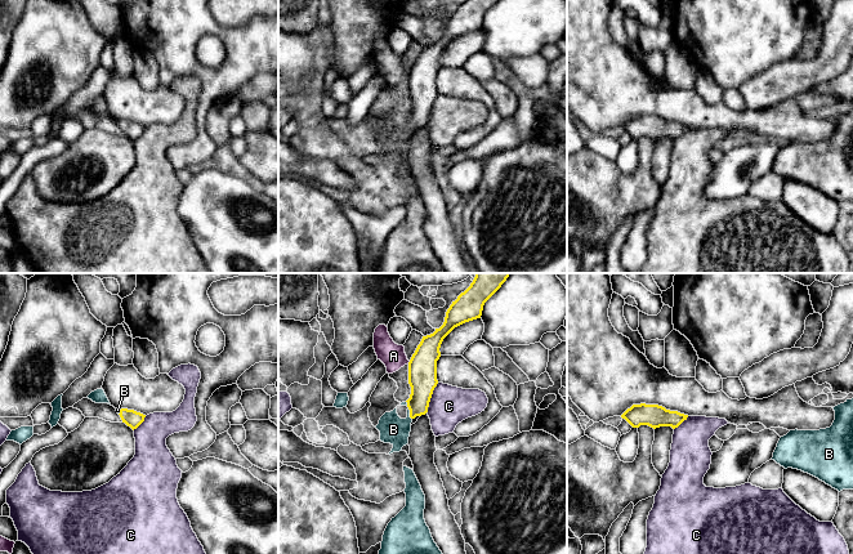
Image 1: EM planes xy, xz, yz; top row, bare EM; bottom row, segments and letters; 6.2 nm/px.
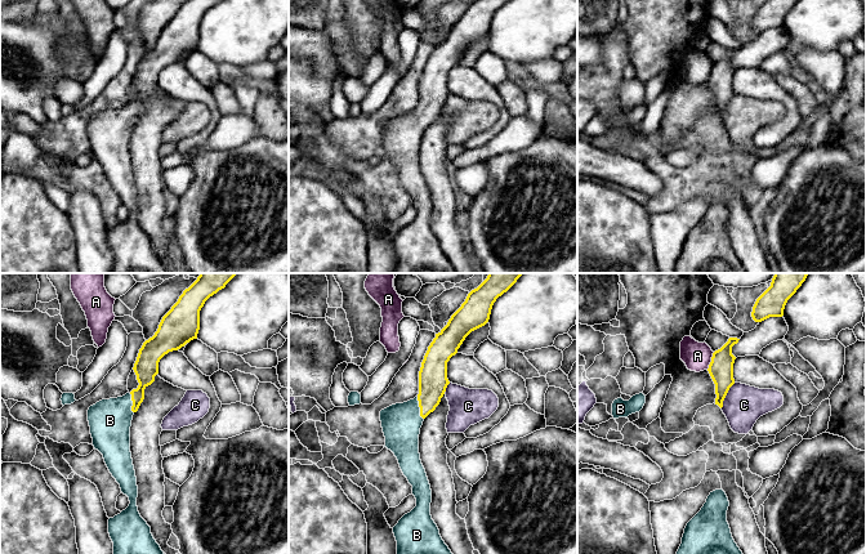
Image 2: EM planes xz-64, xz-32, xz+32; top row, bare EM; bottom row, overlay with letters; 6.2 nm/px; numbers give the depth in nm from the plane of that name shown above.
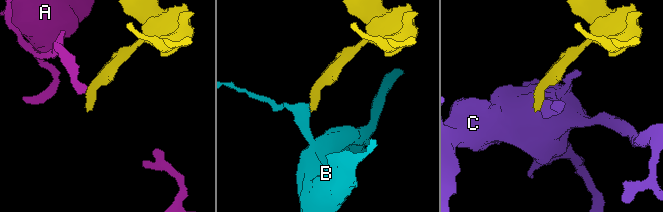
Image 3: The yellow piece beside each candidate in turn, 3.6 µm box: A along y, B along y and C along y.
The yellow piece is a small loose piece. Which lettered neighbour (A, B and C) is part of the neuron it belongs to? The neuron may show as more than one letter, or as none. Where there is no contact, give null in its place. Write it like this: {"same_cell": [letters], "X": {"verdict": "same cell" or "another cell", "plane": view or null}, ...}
{"same_cell": ["B"], "A": {"verdict": "another cell", "plane": "xz"}, "B": {"verdict": "same cell", "plane": "xz"}, "C": {"verdict": "another cell", "plane": "xz"}}

